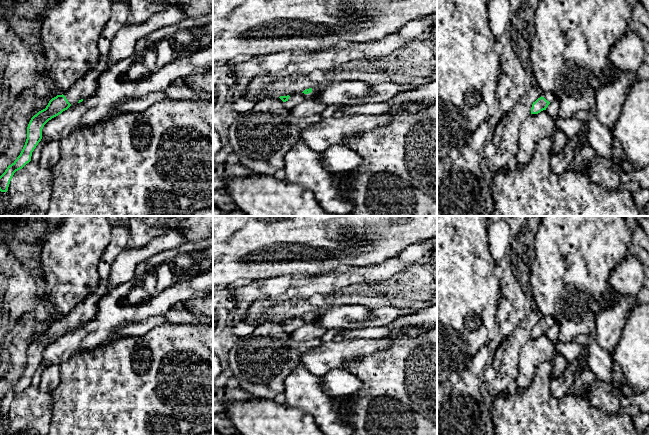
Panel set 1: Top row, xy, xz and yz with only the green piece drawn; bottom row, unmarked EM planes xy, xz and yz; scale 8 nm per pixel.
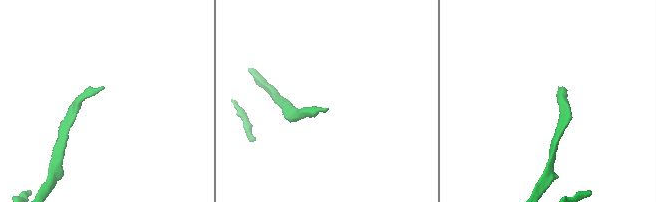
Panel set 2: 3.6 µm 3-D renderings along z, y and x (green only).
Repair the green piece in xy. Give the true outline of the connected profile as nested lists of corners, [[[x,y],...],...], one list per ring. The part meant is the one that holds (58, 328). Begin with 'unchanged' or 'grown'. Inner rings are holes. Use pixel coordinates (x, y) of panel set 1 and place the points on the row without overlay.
grown; [[[109,216],[109,218],[112,224],[112,234],[106,251],[98,264],[98,273],[100,276],[98,289],[62,319],[52,322],[45,333],[39,335],[31,342],[27,351],[27,363],[20,379],[0,400],[1,416],[7,416],[14,397],[31,385],[32,376],[42,363],[44,349],[52,342],[67,334],[71,329],[80,327],[84,323],[96,318],[99,301],[107,290],[112,263],[116,256],[126,249],[131,242],[126,220],[117,218],[116,216]]]

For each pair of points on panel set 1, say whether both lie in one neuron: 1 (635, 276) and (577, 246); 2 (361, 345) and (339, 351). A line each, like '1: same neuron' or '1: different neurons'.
1: different neurons
2: same neuron

